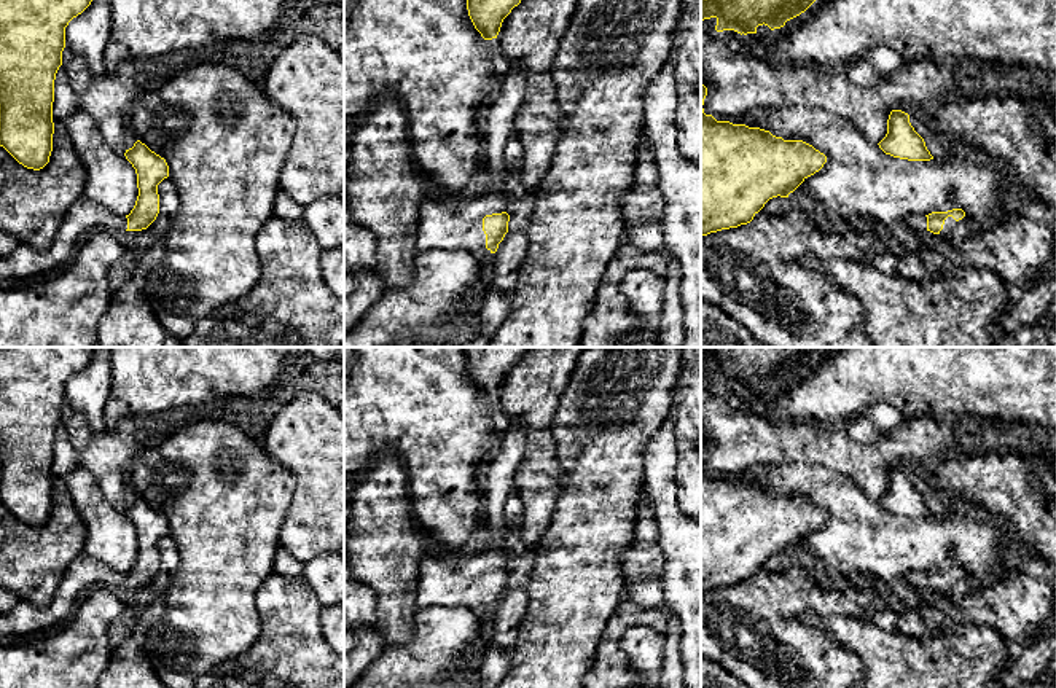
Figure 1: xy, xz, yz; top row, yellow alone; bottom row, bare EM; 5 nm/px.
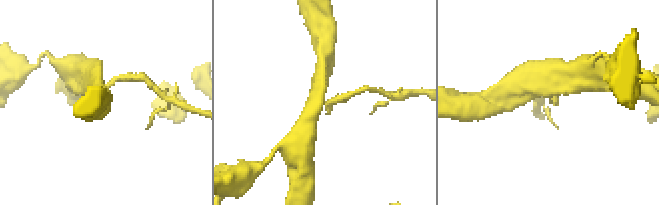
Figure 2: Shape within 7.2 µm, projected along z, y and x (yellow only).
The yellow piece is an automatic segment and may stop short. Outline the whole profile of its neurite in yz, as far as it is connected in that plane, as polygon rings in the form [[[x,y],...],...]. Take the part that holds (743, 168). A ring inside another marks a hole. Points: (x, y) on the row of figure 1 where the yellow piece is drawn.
[[[701,83],[701,237],[747,225],[772,197],[788,197],[819,172],[827,156],[803,140],[784,140],[760,127],[717,121],[704,113],[707,88]]]

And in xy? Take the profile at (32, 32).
[[[0,0],[0,147],[40,170],[53,151],[54,80],[62,65],[65,27],[92,0]]]

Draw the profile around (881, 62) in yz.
[[[878,46],[851,62],[846,70],[855,84],[873,86],[887,81],[905,65],[905,61],[895,51]]]

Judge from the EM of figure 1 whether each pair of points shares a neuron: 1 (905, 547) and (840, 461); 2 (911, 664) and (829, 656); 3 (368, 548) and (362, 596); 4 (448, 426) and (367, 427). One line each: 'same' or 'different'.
1: different
2: different
3: different
4: same

